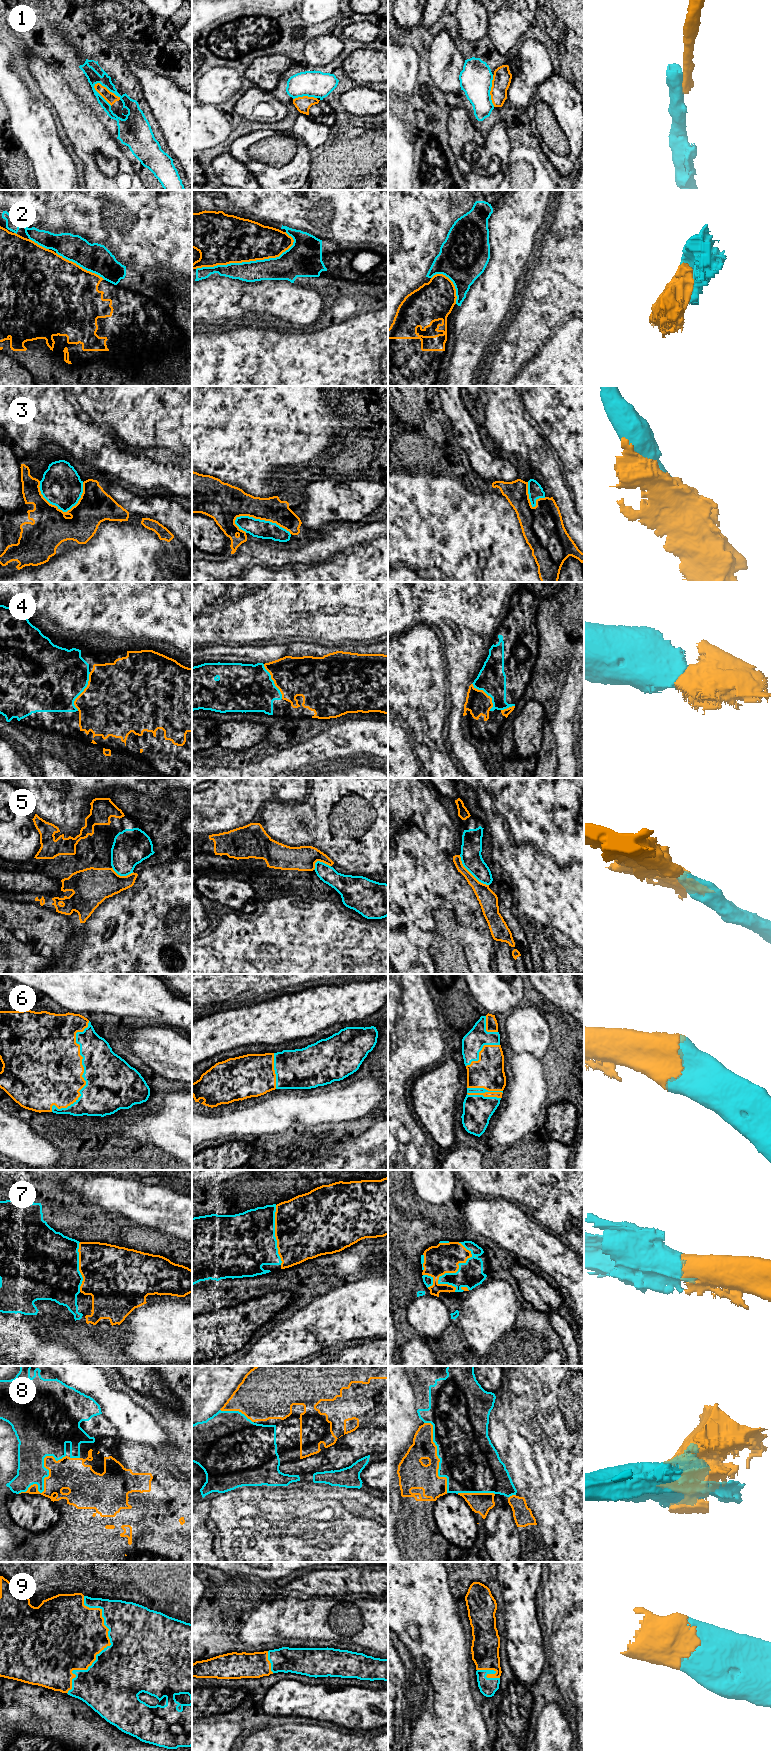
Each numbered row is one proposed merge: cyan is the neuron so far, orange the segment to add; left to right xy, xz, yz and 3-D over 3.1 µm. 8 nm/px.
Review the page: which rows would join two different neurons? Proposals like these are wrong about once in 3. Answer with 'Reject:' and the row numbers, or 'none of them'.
Reject: 1, 2

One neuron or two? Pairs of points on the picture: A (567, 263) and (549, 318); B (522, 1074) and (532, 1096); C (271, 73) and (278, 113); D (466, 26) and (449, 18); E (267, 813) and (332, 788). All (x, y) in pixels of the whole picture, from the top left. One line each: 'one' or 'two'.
A: one
B: one
C: two
D: two
E: one

